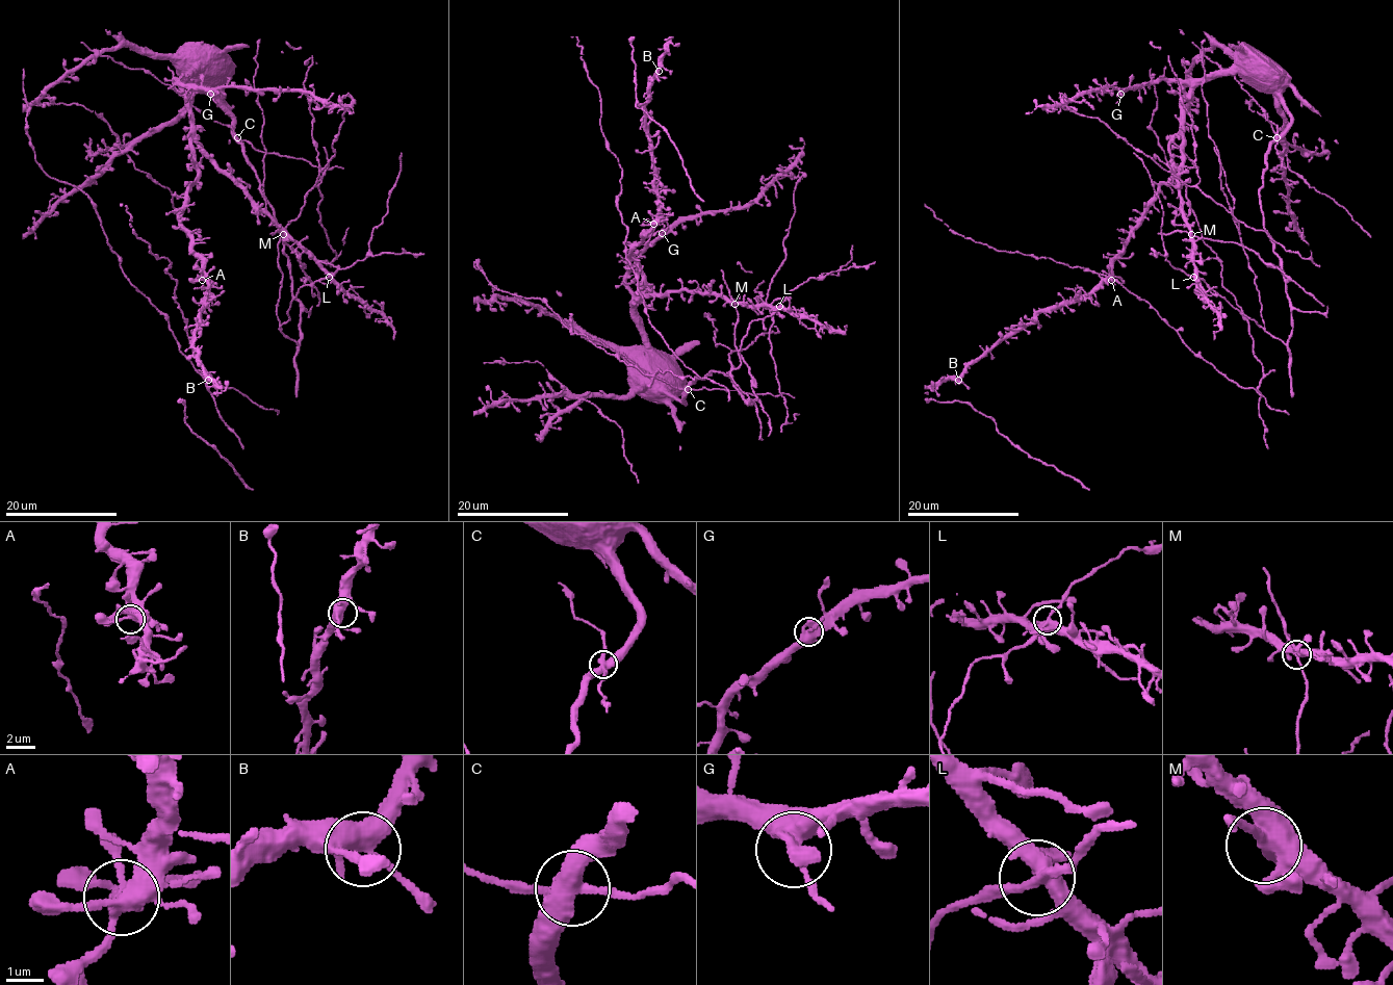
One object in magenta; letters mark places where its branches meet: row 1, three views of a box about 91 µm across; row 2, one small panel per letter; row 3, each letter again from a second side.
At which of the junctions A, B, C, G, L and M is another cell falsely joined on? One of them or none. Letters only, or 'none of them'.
M

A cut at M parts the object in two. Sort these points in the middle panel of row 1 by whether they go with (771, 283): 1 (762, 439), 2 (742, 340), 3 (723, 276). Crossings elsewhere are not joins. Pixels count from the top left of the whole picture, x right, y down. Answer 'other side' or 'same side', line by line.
1: same side
2: same side
3: other side

